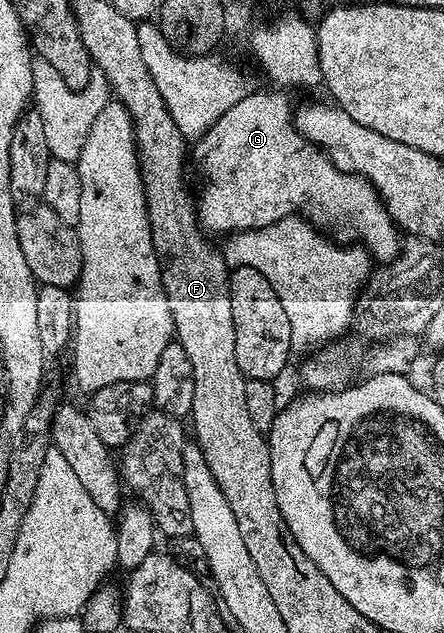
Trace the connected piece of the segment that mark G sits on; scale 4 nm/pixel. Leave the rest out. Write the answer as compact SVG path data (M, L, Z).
M250 91L192 146L192 160L194 157L205 172L206 185L195 197L197 220L202 230L209 235L232 235L244 229L273 225L284 217L300 215L322 230L337 229L339 236L349 237L341 239L360 243L368 249L370 258L377 260L378 257L378 262L394 261L403 248L403 237L385 210L376 187L367 179L336 169L327 154L301 136L293 124L294 106L289 106L288 99L281 94L284 92L273 92L277 93Z

